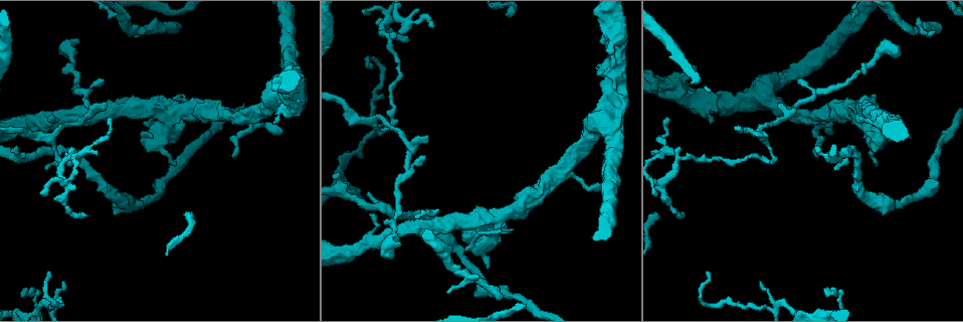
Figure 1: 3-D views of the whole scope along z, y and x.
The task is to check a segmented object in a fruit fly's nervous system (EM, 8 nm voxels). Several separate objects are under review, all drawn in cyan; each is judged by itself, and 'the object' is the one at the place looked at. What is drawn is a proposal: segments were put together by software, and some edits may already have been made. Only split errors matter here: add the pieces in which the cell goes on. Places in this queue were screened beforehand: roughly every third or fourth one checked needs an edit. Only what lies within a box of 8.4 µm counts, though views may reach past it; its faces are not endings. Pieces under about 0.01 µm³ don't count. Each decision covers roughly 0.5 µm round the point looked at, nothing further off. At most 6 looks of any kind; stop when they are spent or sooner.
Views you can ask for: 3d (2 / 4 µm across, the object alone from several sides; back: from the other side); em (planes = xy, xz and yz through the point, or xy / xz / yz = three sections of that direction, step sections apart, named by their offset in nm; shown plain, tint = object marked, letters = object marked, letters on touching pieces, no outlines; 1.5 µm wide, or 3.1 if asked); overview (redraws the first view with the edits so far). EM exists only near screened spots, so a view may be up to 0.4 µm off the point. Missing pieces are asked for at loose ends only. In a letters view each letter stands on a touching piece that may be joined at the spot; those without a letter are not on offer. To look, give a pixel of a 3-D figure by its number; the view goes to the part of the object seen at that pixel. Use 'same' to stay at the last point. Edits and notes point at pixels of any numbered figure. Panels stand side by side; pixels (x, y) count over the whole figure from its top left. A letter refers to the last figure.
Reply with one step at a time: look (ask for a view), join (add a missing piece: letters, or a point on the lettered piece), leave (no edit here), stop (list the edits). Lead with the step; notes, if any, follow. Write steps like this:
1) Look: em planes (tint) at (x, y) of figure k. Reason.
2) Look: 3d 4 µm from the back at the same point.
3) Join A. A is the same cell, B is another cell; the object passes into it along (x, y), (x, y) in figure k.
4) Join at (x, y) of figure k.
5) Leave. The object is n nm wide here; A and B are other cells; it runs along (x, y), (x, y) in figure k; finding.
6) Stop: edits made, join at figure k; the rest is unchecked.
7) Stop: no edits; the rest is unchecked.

Look: em yz step 4 (tint) at (102, 81) of figure 1. Tapers out.

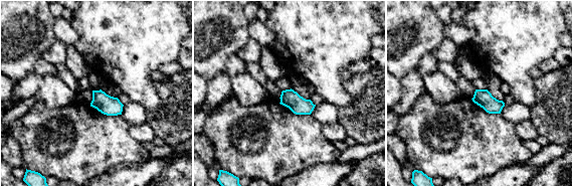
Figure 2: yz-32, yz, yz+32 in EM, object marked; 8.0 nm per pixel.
Look: em planes (letters) at the same point.

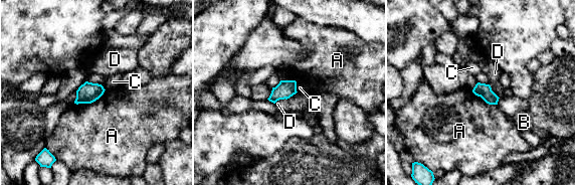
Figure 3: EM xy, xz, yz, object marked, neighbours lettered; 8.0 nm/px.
Leave. The object is 120 nm wide here; A, B, C and D are other cells; a border runs along (296, 82), (296, 89), (298, 91) in figure 3; none of them fits.

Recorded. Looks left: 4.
Look: em yz step 8 (letters) at (85, 216) of figure 1. Thin end.

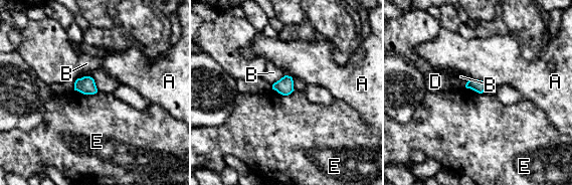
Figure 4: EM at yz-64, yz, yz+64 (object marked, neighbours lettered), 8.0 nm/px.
Leave. A, B, D and E are other cells; no lettered piece goes on from it.

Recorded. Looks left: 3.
Look: 3d 4 µm from the back at (26, 289) of figure 1. An open end.

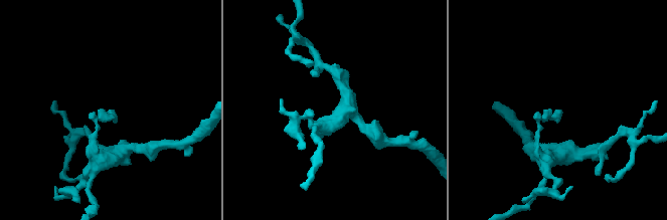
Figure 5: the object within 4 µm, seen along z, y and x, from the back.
Look: em xz step 4 (letters) at (109, 112) of figure 5. Shape alone is not enough.

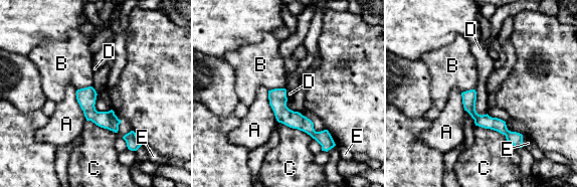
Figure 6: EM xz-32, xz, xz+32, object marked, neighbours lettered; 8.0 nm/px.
Leave. The longest contact is with C, 280 nm; A, B, C, D and E are other cells; none of them fits.

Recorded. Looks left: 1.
Stop: no edits; the rest is unchecked.

